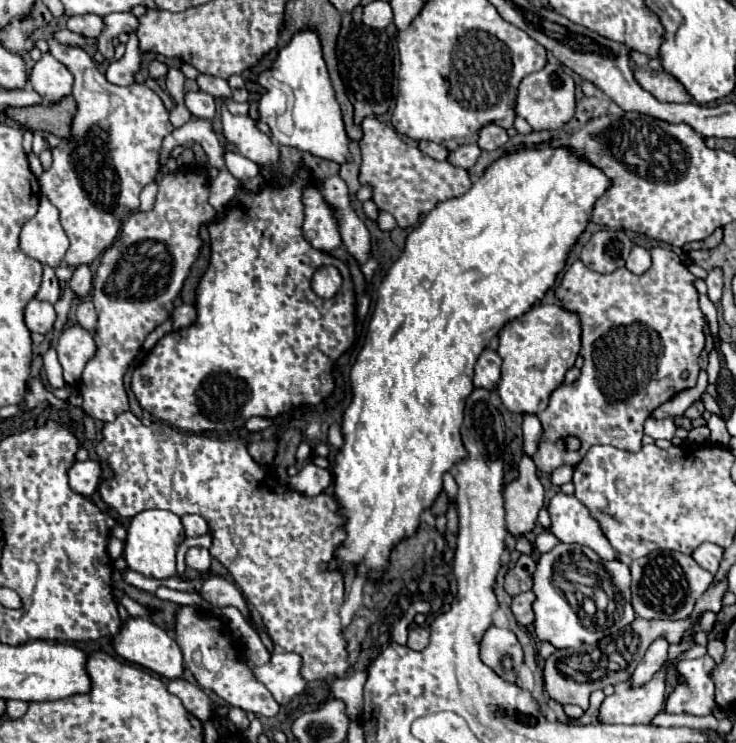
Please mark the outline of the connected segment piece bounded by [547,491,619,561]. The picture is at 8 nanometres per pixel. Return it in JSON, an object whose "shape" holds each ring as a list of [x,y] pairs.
{"shape":[[[559,491],[549,501],[547,509],[549,509],[551,521],[553,521],[551,531],[561,543],[587,545],[603,561],[619,559],[619,553],[611,547],[599,521],[593,519],[589,509],[575,495],[565,495]]]}

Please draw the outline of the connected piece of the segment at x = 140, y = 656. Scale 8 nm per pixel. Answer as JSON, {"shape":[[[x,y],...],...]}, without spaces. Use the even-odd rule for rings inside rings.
{"shape":[[[127,617],[125,623],[121,623],[119,633],[111,639],[111,645],[115,653],[127,661],[133,661],[157,675],[163,675],[167,679],[177,679],[183,675],[183,655],[175,639],[171,639],[161,627],[151,623],[145,617]],[[139,619],[139,621],[137,621]]]}

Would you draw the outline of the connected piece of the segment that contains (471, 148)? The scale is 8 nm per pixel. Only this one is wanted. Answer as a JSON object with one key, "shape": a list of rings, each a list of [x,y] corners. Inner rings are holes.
{"shape":[[[471,143],[471,145],[461,145],[457,147],[455,151],[451,151],[449,155],[449,163],[457,165],[457,167],[463,167],[463,169],[471,169],[479,157],[481,149],[477,143]]]}

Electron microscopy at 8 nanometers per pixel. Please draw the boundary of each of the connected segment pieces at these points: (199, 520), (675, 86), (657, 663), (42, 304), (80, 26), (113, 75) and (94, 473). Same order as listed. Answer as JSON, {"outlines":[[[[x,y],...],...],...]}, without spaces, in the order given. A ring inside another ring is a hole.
{"outlines":[[[[183,515],[181,521],[183,521],[187,537],[199,537],[199,535],[205,535],[209,531],[205,519],[199,515]]],[[[635,69],[637,83],[649,91],[661,103],[689,103],[693,101],[685,87],[667,71],[651,71],[651,69]]],[[[659,637],[659,639],[655,639],[655,641],[649,645],[645,657],[641,659],[641,663],[637,665],[635,673],[631,675],[633,683],[647,683],[647,681],[661,669],[661,663],[665,663],[667,647],[669,647],[669,643],[667,643],[665,637]]],[[[31,299],[25,307],[25,323],[29,327],[29,331],[35,333],[47,333],[49,329],[53,329],[57,315],[51,303],[47,301],[39,301],[39,299]]],[[[75,15],[75,17],[69,17],[67,21],[67,29],[73,31],[73,33],[79,33],[87,39],[95,39],[99,33],[101,33],[101,17],[99,15]]],[[[135,33],[129,35],[127,51],[119,61],[113,61],[105,73],[107,81],[113,85],[129,85],[135,79],[135,71],[139,71],[141,63],[141,51],[139,51],[139,39]]],[[[87,459],[83,463],[77,461],[71,465],[67,475],[69,475],[69,487],[79,495],[89,497],[97,489],[101,467],[97,461],[91,461],[91,459]]]]}

